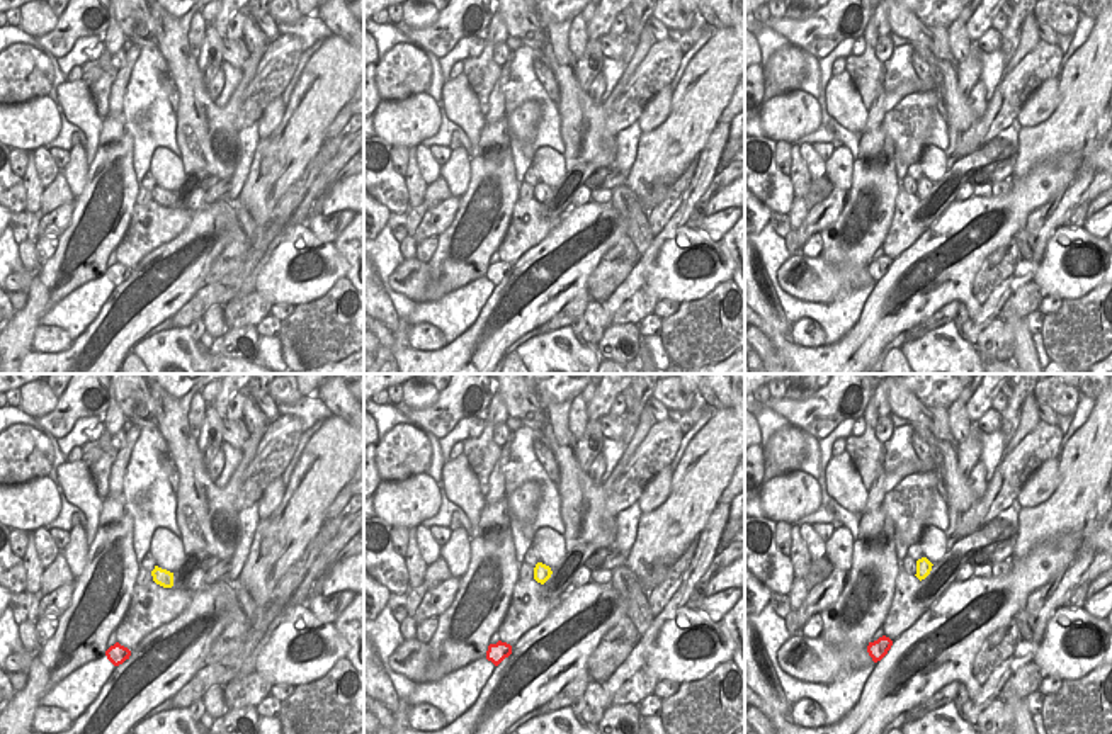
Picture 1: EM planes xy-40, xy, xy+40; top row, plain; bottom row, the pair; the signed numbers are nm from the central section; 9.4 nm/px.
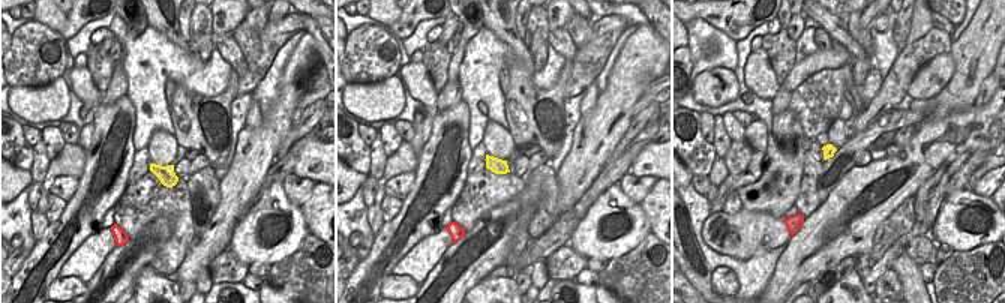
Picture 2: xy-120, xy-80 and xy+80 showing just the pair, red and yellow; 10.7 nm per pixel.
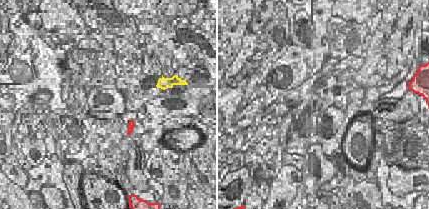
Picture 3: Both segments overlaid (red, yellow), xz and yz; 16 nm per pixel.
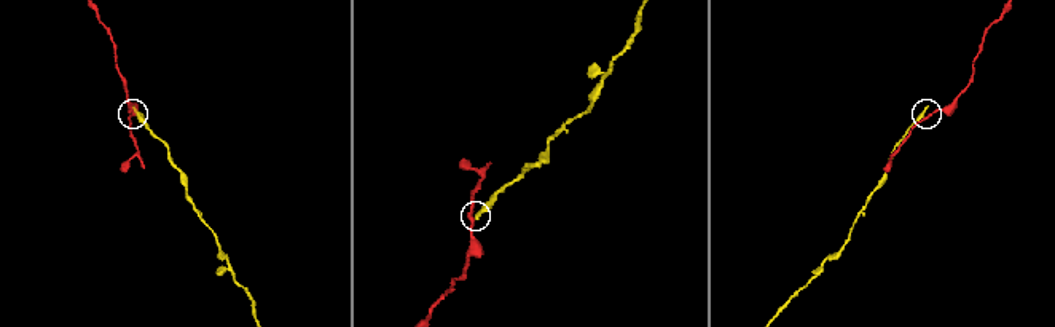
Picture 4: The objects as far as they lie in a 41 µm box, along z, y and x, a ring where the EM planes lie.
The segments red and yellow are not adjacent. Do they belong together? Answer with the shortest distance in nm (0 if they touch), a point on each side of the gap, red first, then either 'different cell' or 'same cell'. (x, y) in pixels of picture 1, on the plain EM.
600 nm | xy+40 (888, 257), (920, 199) | same cell

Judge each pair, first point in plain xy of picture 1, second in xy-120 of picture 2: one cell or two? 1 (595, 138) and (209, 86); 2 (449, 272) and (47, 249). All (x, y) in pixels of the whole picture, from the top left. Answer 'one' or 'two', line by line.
1: two
2: one

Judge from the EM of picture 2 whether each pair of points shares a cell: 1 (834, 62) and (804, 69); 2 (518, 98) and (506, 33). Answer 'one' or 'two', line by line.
1: one
2: one

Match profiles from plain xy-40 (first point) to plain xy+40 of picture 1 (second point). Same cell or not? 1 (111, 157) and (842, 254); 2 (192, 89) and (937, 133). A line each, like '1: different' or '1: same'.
1: same
2: different

